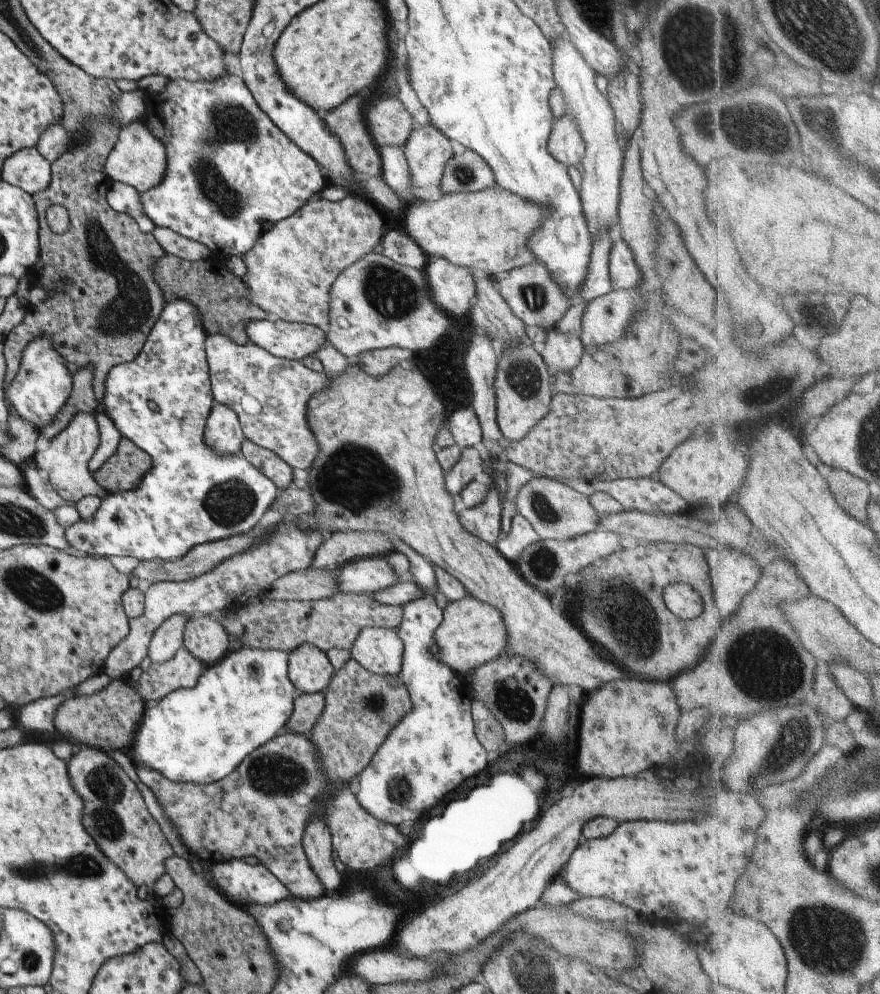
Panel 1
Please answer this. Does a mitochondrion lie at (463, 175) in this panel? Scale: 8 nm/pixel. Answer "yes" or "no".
yes

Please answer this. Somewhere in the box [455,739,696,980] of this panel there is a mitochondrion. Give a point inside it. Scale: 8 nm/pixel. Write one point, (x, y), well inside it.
(558, 937)

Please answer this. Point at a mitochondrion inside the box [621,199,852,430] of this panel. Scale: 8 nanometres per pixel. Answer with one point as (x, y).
(771, 392)

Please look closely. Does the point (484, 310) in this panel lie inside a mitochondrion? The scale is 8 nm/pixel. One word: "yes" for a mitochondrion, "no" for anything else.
no

